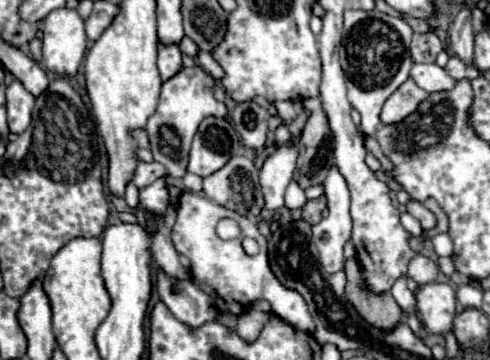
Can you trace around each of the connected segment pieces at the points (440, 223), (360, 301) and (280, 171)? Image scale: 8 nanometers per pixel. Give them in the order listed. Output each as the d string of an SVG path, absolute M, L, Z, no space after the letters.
M429 198L423 203L428 209L436 215L437 217L437 225L435 225L435 229L431 229L425 232L425 237L434 237L437 233L445 233L448 232L449 229L449 221L447 215L444 211L439 207L438 203L433 199Z
M355 257L345 261L345 273L347 273L345 293L347 293L347 299L351 301L351 305L357 309L357 313L369 325L373 325L381 331L393 331L401 323L401 315L403 315L397 301L389 293L371 295L371 293L365 293L363 289L359 289L361 267Z
M283 145L267 157L259 175L267 209L277 211L285 205L283 197L287 185L295 175L295 161L297 161L297 145Z

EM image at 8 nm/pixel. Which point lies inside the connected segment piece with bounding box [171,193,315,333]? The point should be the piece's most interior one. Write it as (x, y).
(233, 280)

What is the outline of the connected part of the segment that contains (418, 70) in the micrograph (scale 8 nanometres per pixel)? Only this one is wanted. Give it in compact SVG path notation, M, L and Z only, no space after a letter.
M415 63L413 69L411 69L411 77L427 93L447 91L447 89L451 89L455 85L455 81L445 73L445 69L441 69L435 63L431 63L431 65L419 65L419 63Z

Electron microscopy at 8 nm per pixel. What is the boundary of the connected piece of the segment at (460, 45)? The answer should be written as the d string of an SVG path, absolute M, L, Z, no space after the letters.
M461 9L449 27L449 53L459 57L465 65L473 65L473 33L469 9Z

